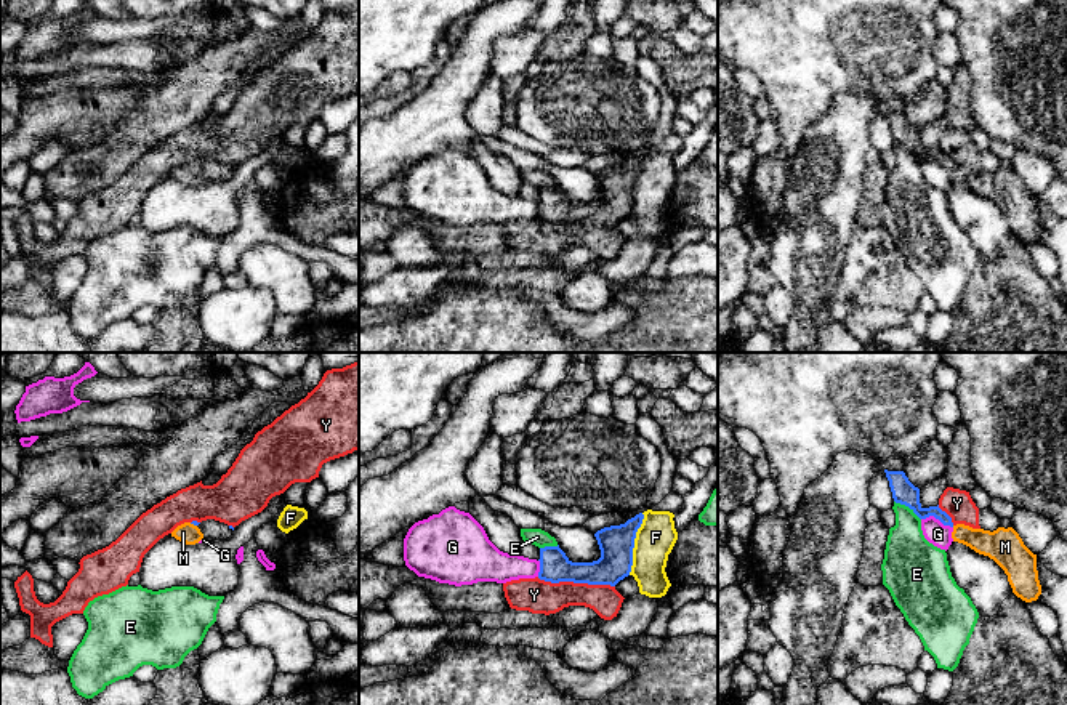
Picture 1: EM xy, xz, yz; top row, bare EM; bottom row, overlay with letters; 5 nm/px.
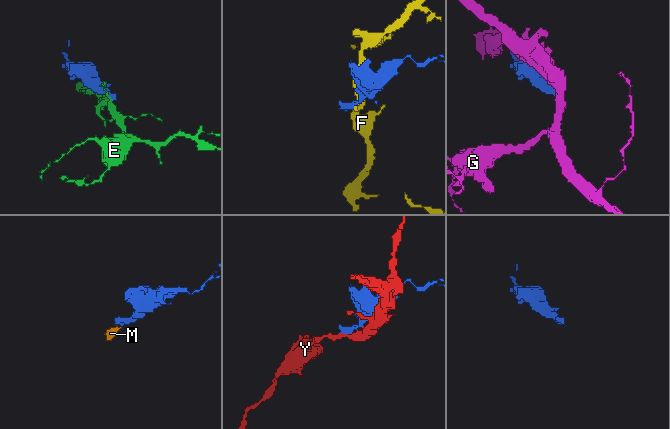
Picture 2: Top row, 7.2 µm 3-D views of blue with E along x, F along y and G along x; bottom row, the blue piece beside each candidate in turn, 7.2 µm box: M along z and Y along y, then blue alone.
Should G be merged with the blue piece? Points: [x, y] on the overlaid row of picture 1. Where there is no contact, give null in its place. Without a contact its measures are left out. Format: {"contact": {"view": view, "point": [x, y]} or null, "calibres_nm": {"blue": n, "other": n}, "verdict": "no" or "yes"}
{"contact": {"view": "yz", "point": [938, 518]}, "calibres_nm": {"blue": 120, "other": 120}, "verdict": "no"}

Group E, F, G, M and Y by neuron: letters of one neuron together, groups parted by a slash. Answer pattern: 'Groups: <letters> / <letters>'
Groups: E / F / G / M / Y

